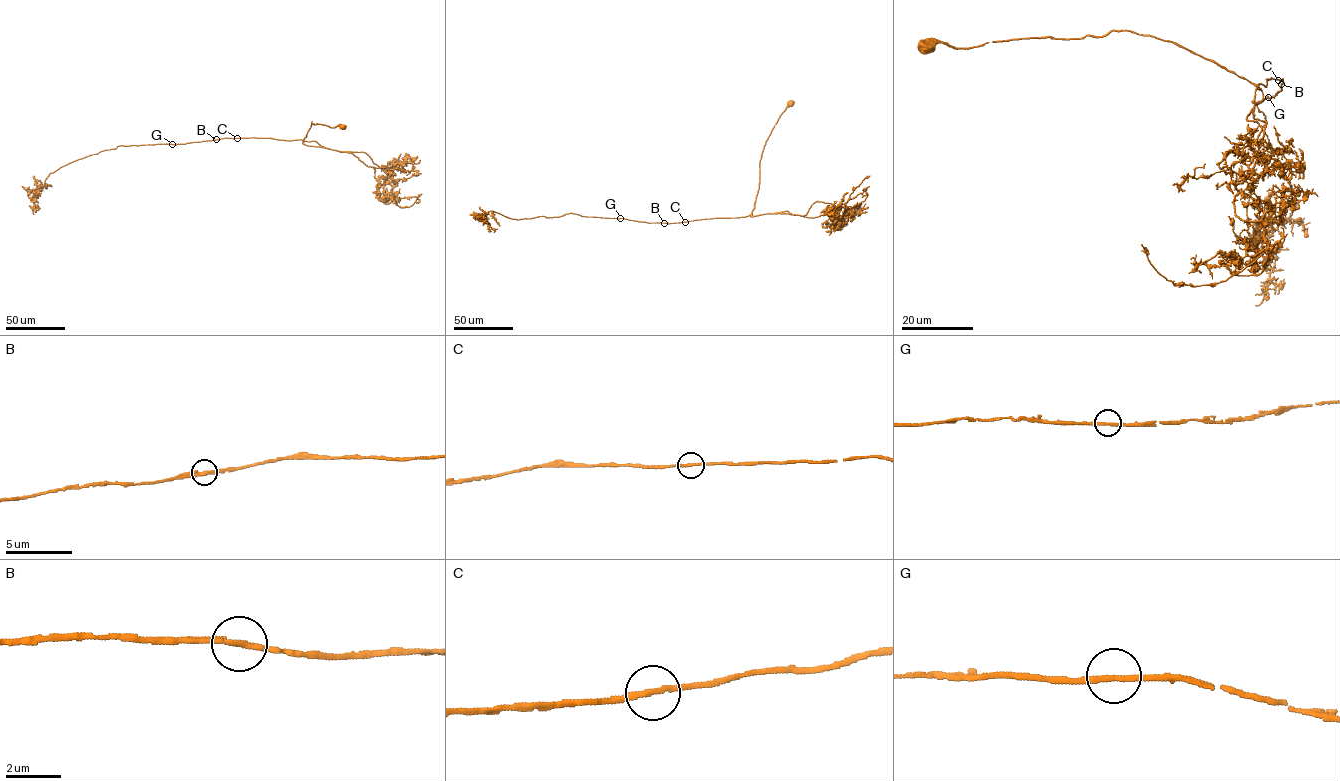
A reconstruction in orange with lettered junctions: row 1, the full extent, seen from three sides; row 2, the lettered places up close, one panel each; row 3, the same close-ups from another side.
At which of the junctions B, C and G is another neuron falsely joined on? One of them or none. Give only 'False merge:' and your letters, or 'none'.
False merge: none

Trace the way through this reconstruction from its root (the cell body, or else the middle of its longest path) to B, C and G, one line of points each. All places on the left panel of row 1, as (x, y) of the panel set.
B: (342, 127), (311, 121), (302, 139), (216, 139)
C: (342, 127), (311, 121), (302, 139), (237, 138)
G: (342, 127), (311, 121), (302, 139), (225, 138), (172, 144)

